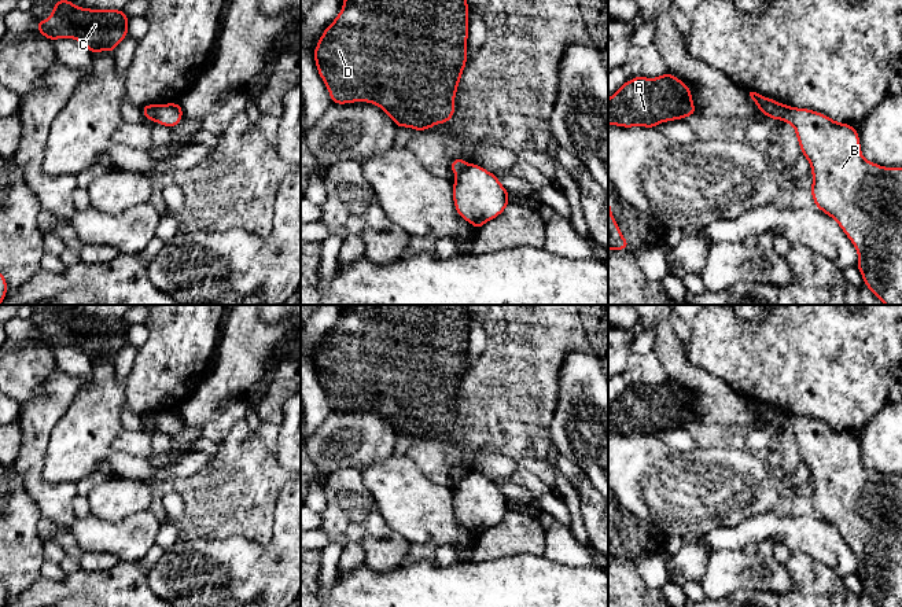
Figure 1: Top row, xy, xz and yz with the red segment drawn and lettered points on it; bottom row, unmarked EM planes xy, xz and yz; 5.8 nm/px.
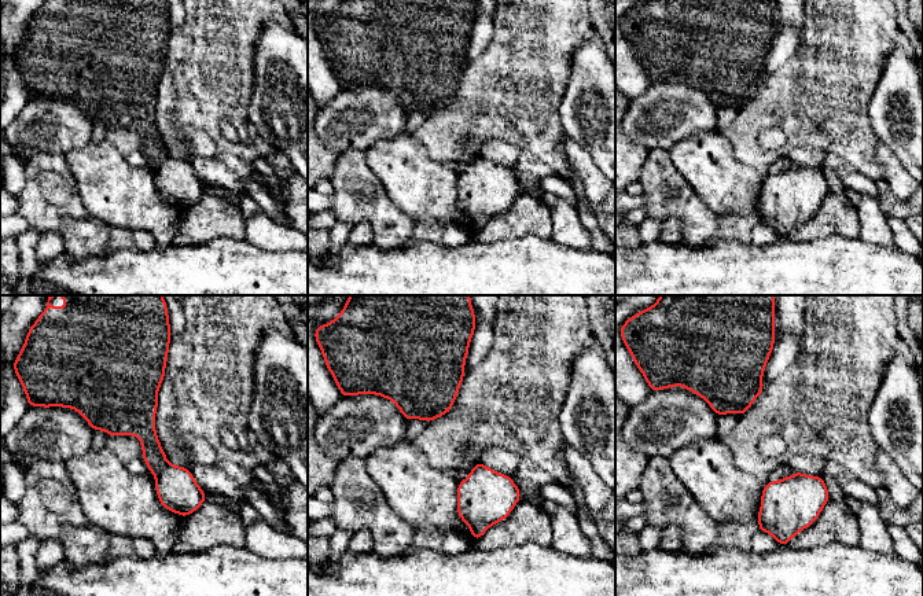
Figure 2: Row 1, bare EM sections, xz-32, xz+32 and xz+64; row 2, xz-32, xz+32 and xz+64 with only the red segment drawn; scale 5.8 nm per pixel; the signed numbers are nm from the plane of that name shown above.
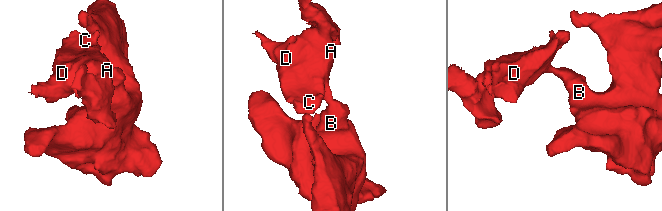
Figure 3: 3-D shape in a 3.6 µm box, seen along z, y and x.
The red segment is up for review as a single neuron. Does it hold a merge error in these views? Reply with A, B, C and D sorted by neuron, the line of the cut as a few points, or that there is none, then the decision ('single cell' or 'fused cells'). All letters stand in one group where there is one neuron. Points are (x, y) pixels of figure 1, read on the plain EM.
A C D / B | xy (157, 412), (151, 426) | fused cells

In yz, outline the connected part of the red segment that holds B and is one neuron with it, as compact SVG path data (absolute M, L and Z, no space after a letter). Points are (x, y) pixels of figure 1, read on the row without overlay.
M791 413L784 415L781 428L794 434L799 455L802 457L802 463L805 463L810 471L813 482L813 492L810 500L816 515L832 525L854 552L858 560L857 575L862 582L865 593L879 607L902 607L902 475L883 475L881 472L866 468L861 460L859 441L851 434L851 431L840 431L824 423L822 420Z

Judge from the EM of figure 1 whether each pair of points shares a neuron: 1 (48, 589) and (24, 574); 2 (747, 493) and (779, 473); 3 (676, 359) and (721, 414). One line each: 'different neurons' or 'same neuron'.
1: different neurons
2: different neurons
3: same neuron

